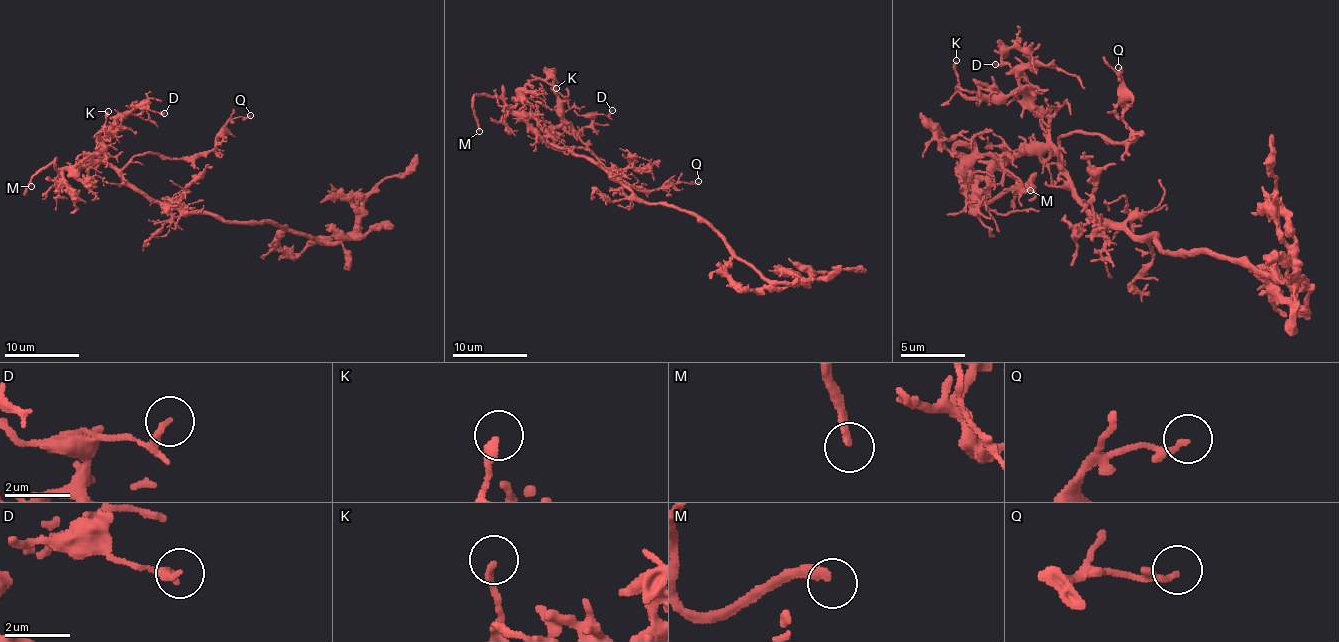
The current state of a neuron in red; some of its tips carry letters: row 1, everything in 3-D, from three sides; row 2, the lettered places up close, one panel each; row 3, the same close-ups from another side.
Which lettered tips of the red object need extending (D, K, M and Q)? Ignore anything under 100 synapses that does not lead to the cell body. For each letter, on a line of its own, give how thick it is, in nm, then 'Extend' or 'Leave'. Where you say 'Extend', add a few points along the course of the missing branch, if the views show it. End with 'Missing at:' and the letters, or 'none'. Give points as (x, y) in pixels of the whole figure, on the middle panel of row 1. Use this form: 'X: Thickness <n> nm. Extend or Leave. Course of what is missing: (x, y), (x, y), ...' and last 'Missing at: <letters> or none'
D: Thickness 130 nm. Leave
K: Thickness 220 nm. Leave
M: Thickness 260 nm. Extend. Course of what is missing: (479, 131), (474, 163), (462, 178), (470, 185)
Q: Thickness 190 nm. Leave
Missing at: M

